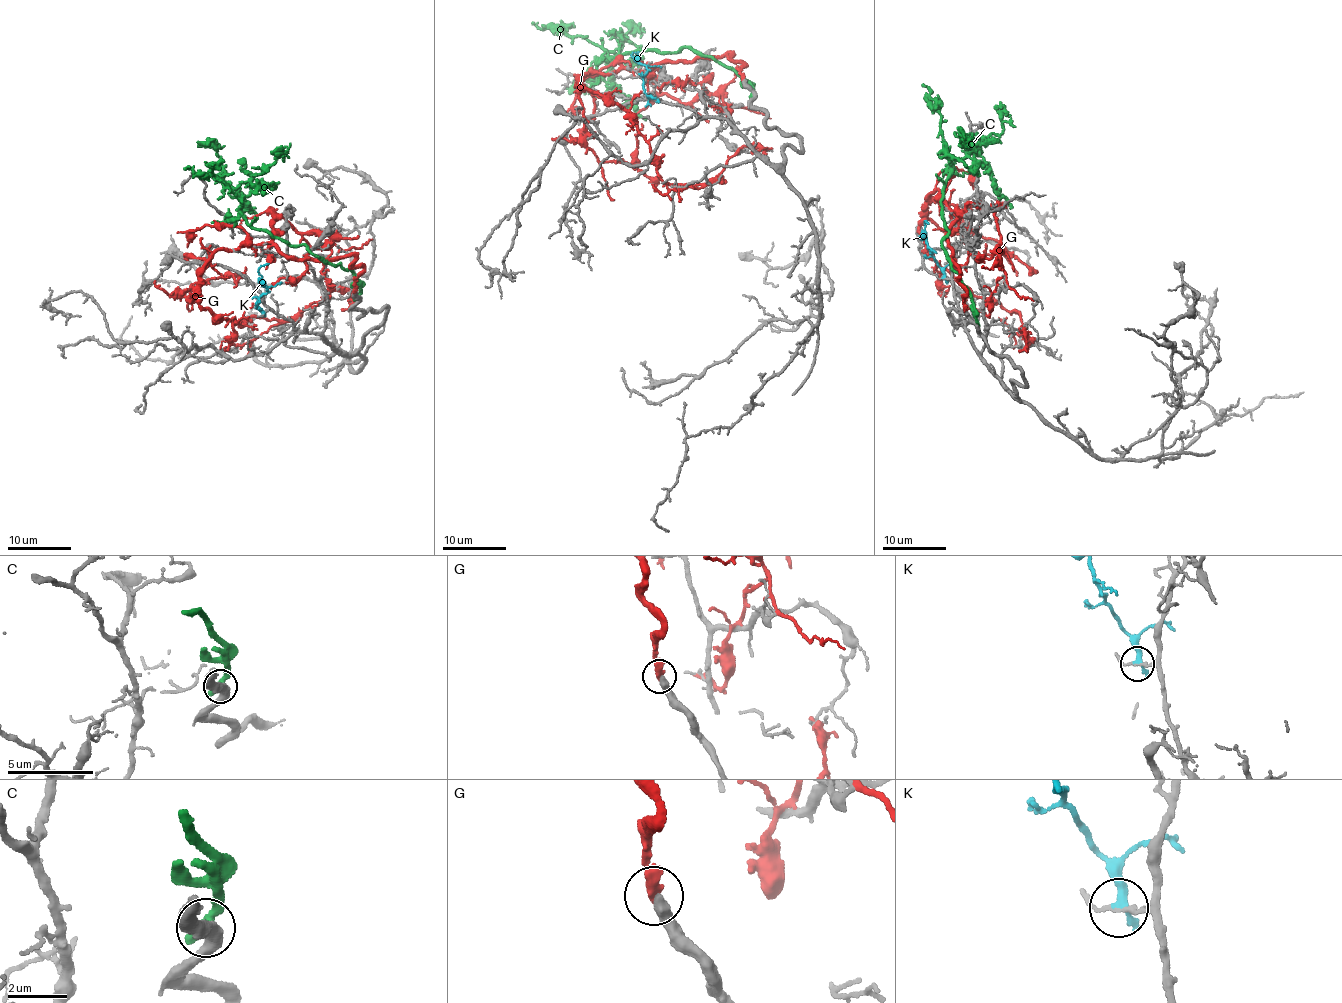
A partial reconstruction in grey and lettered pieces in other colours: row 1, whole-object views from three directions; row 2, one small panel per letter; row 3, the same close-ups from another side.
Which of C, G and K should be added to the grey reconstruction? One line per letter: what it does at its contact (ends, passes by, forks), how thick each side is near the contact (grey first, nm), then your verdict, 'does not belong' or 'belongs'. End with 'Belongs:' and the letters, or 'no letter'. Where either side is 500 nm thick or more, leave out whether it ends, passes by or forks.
C: it ends | 400/440 nm | does not belong
G: it ends | 440/440 nm | does not belong
K: it ends | 120/400 nm | does not belong
Belongs: no letter

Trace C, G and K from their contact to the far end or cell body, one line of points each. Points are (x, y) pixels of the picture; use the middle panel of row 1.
C: (753, 94), (741, 76), (689, 49), (608, 58), (606, 50), (616, 56), (593, 91), (566, 88)
G: (743, 79), (729, 54), (580, 81), (632, 117), (665, 182), (713, 182), (743, 147), (764, 148), (756, 153)
K: (656, 98), (648, 95), (643, 87), (643, 76), (648, 70), (630, 56), (641, 52)

